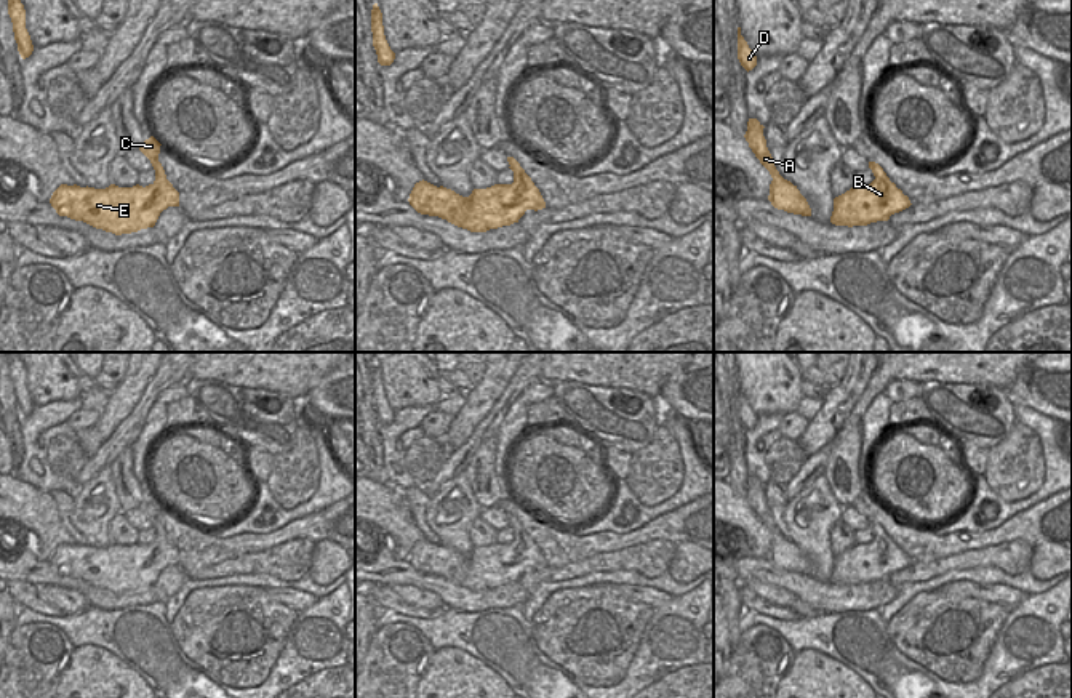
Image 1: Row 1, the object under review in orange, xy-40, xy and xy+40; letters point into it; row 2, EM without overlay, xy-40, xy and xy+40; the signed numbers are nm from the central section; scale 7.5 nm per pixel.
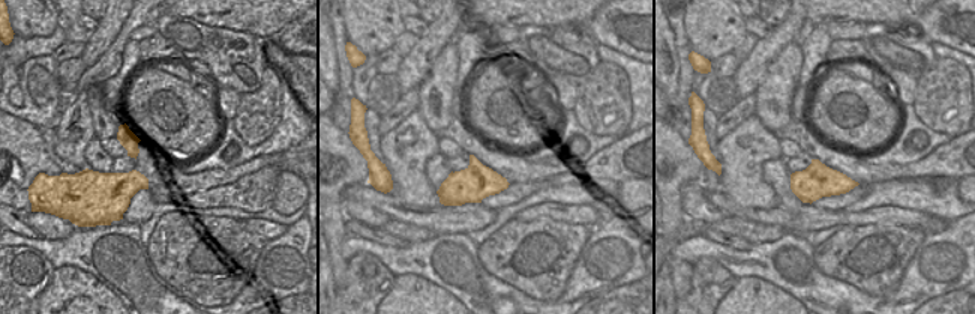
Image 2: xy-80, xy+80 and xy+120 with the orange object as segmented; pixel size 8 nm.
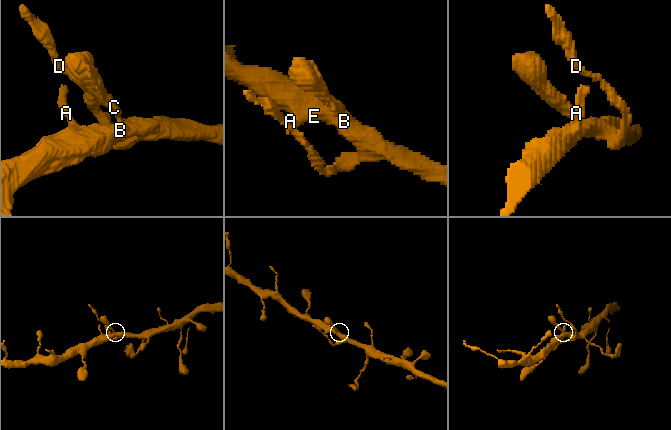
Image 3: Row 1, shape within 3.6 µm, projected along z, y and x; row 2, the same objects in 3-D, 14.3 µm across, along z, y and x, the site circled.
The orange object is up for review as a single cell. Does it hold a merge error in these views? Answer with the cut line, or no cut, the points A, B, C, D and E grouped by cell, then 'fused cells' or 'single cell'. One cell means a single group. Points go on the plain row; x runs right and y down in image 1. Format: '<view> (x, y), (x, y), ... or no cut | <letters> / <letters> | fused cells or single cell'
no cut | A B C D E | single cell

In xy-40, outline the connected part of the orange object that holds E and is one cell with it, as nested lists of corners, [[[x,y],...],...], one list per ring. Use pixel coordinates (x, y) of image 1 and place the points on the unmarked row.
[[[154,495],[139,504],[155,528],[152,543],[146,546],[110,543],[106,548],[61,543],[50,557],[51,565],[59,575],[83,580],[115,594],[154,586],[163,568],[179,565],[179,551],[166,538],[158,520],[160,504]]]

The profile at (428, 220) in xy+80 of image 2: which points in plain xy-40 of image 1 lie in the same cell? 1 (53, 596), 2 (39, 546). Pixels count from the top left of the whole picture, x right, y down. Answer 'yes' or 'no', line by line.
1: no
2: no

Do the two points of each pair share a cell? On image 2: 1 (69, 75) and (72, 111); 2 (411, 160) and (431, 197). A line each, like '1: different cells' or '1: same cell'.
1: different cells
2: same cell

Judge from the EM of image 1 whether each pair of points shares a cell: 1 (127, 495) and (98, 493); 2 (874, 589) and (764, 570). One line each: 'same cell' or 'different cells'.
1: different cells
2: same cell

